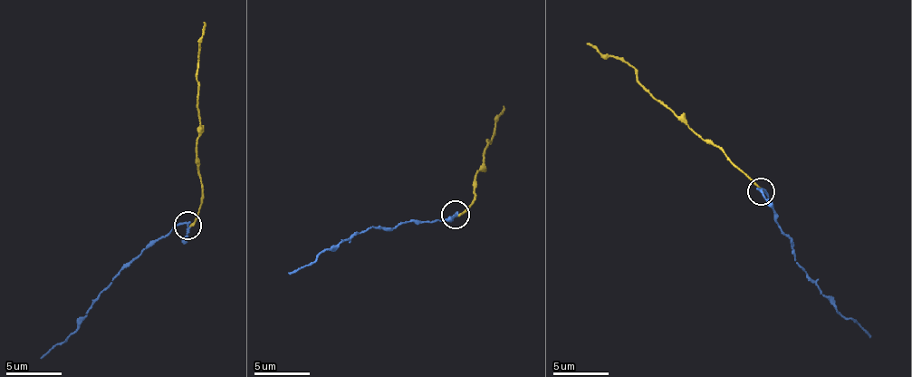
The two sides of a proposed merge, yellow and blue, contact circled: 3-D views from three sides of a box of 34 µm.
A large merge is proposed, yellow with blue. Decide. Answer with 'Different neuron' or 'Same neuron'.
Different neuron

